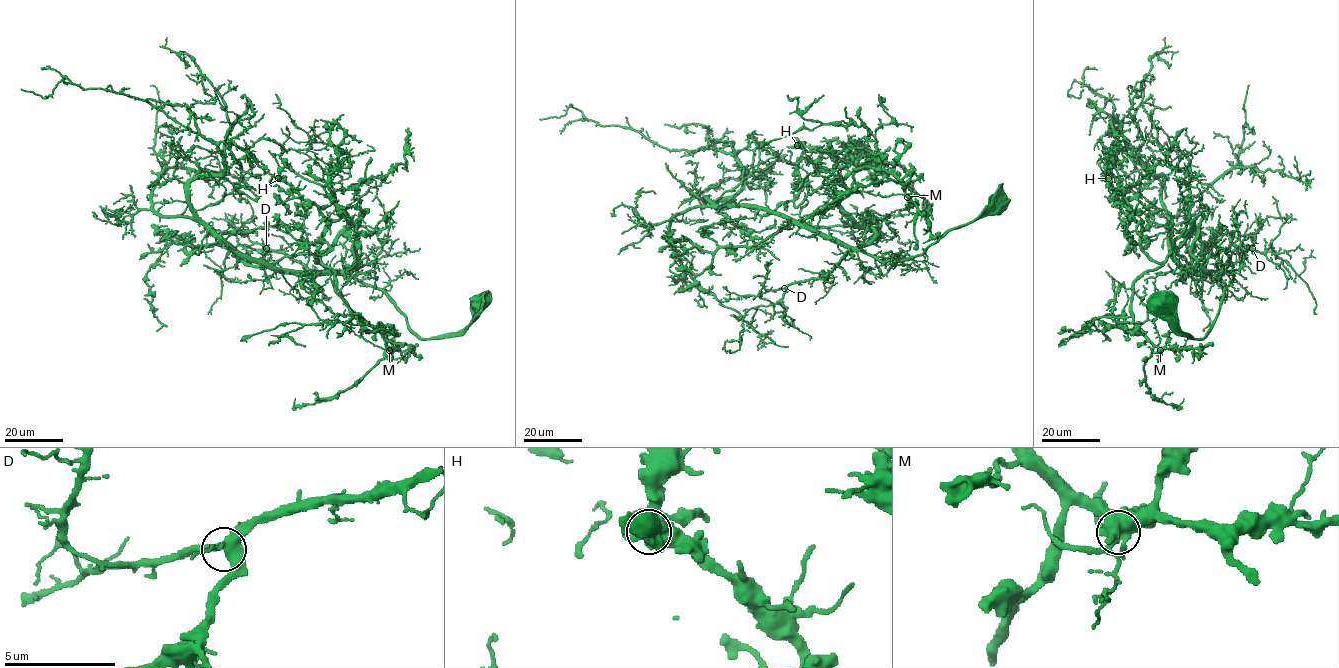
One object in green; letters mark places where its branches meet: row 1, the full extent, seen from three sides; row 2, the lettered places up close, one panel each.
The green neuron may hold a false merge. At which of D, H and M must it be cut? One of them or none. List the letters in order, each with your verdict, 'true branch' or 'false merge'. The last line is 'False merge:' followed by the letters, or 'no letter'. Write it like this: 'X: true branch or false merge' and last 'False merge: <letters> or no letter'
D: true branch
H: true branch
M: false merge
False merge: M

